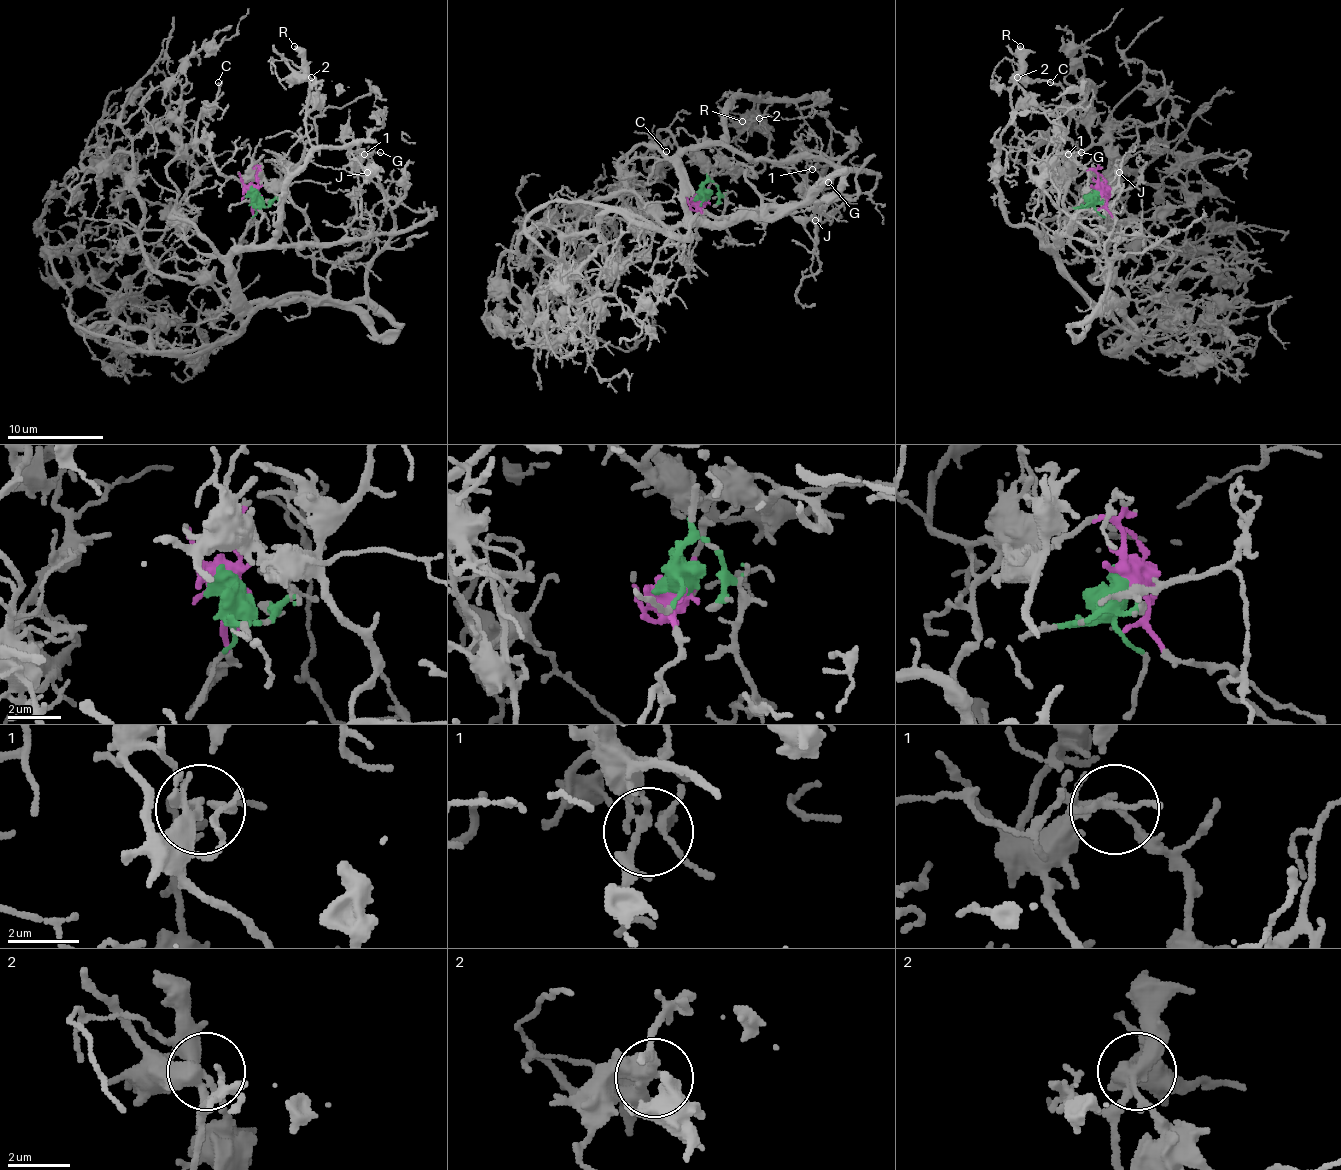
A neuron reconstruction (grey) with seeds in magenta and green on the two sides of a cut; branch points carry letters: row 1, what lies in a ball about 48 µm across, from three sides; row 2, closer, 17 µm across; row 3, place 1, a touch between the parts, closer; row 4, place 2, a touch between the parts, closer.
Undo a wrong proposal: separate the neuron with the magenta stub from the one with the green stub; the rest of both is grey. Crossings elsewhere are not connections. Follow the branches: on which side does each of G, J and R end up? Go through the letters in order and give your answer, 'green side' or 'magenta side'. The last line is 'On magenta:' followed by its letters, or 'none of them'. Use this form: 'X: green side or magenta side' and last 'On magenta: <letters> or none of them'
G: green side
J: green side
R: magenta side
On magenta: R

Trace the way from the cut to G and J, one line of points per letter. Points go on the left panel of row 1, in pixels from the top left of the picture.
G: (253, 192), (265, 214), (257, 224), (260, 243), (327, 245), (344, 236), (356, 216), (356, 161), (380, 151)
J: (253, 192), (265, 214), (260, 243), (344, 243), (417, 229), (429, 216), (388, 195), (371, 161), (366, 173)

